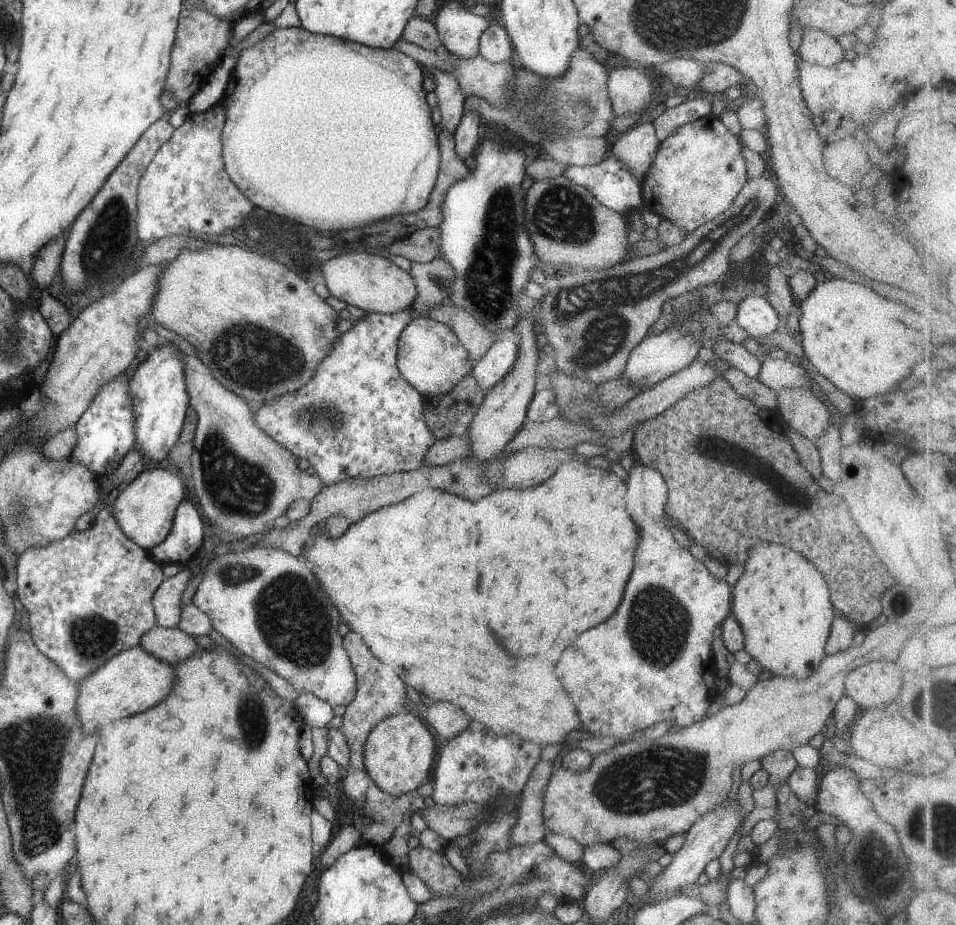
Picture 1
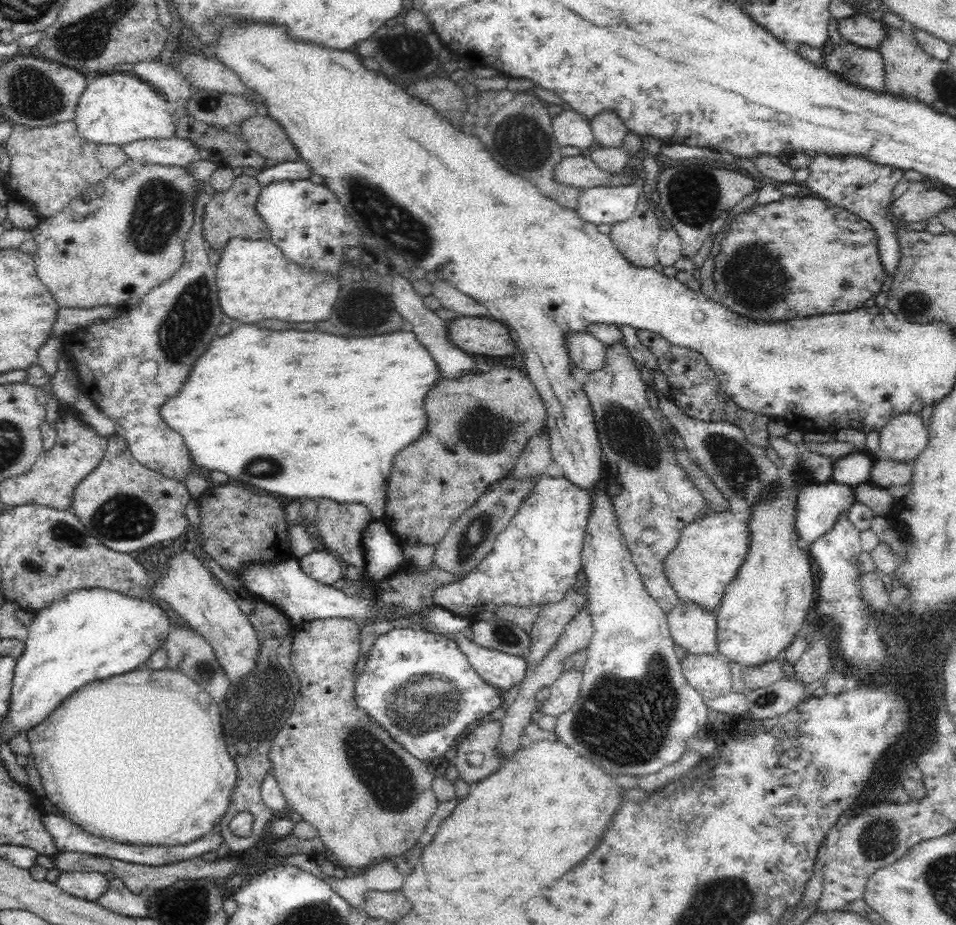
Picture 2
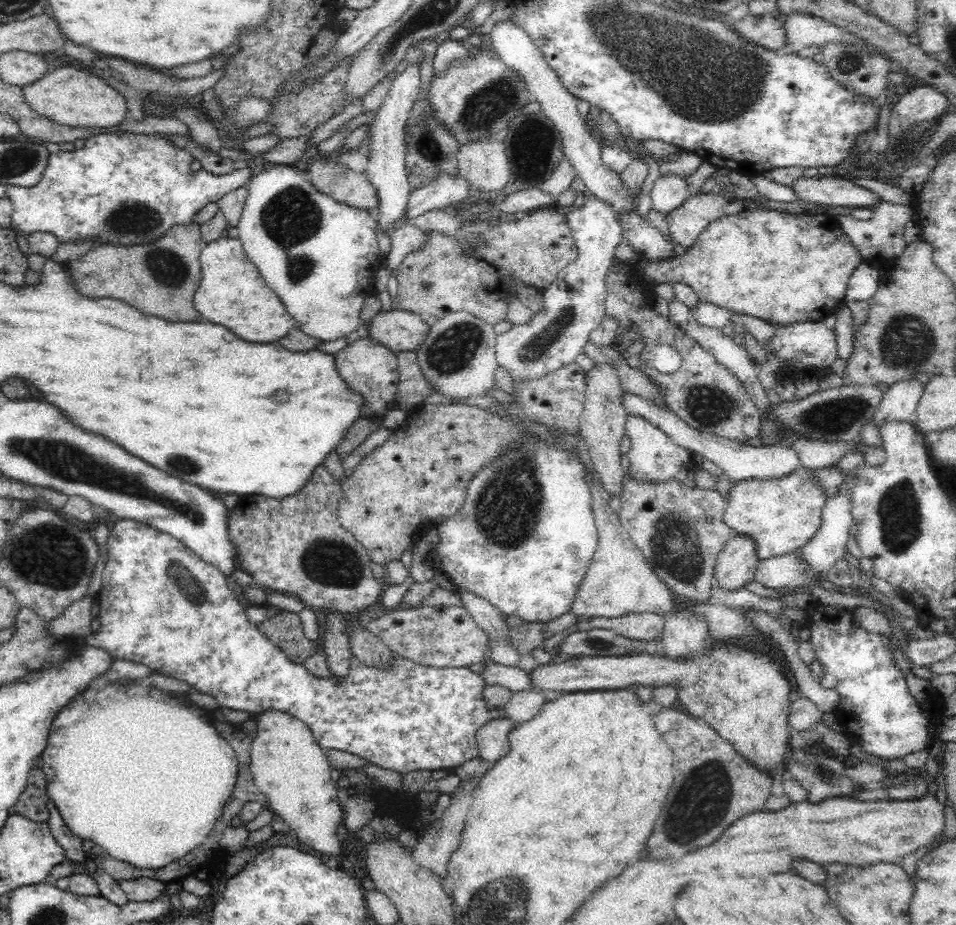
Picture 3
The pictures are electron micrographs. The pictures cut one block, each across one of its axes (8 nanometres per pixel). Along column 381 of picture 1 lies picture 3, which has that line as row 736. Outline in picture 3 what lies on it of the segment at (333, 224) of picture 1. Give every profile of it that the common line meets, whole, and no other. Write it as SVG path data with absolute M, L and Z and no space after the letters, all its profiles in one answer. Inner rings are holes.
M137 681L134 685L110 683L98 690L86 690L78 694L68 705L60 709L51 724L47 745L40 756L39 766L46 773L47 791L51 804L58 807L62 819L76 837L100 845L115 859L132 864L138 868L162 868L173 860L182 858L195 846L208 838L208 832L220 818L222 807L227 803L233 791L237 772L238 759L231 746L215 732L210 724L209 713L202 716L202 709L182 699L174 699L171 694L162 692L153 685Z

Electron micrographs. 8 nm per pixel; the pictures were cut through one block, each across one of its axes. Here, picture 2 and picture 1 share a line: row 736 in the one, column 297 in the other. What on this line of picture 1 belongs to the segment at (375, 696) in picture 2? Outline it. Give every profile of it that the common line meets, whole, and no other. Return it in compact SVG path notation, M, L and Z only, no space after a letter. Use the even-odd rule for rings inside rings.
M409 308L390 315L365 313L365 316L361 319L353 319L353 327L349 331L339 335L339 338L334 342L327 356L324 356L317 365L316 371L307 384L304 384L295 392L285 393L276 399L265 401L263 406L253 413L256 425L267 436L270 436L270 439L273 439L277 444L292 452L297 460L300 458L307 460L308 464L315 469L314 478L319 480L321 487L345 480L346 478L369 479L377 475L412 471L422 464L428 448L436 441L436 438L429 428L427 428L423 418L422 396L406 380L402 379L396 365L396 342L399 333L410 321L408 312Z

